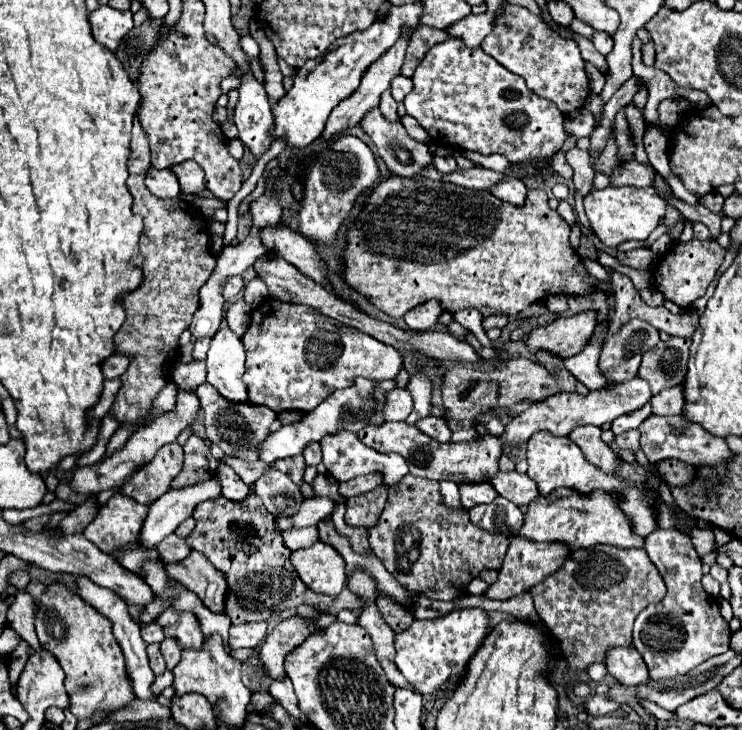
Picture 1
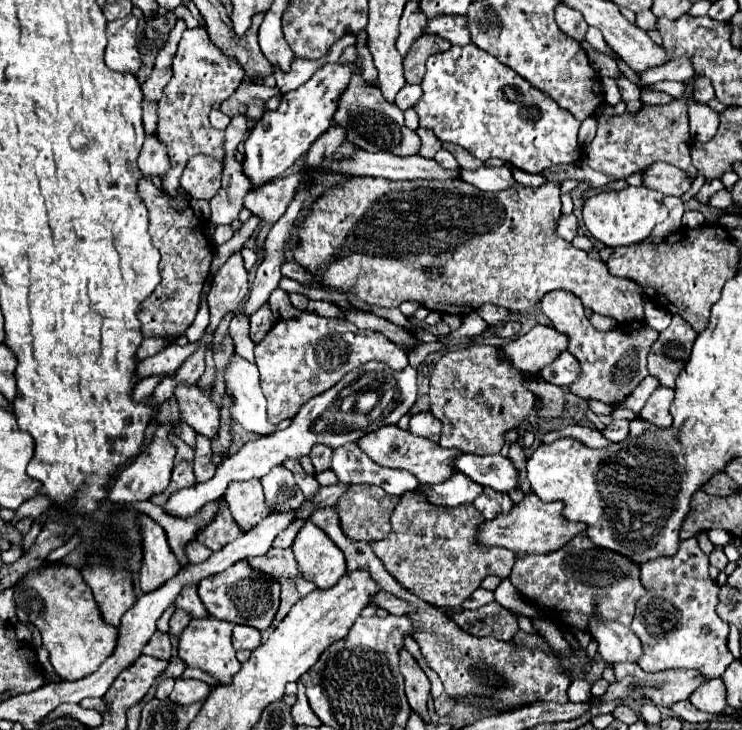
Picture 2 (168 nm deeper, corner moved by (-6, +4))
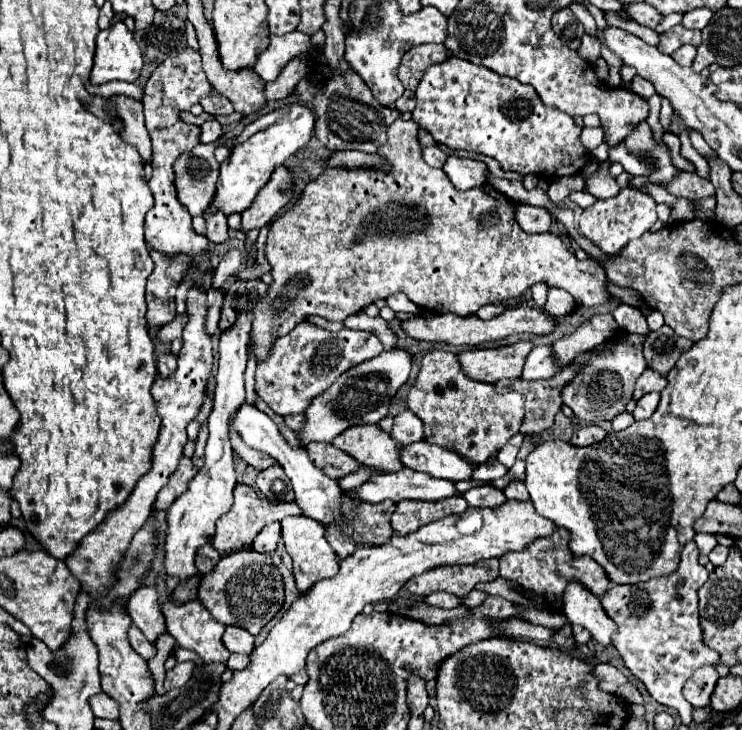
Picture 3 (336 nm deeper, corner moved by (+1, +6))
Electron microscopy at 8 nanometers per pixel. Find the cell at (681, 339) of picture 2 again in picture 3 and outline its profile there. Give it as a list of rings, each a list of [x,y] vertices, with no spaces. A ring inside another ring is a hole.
[[[662,326],[656,332],[650,332],[644,340],[644,358],[648,362],[648,366],[660,374],[668,374],[676,360],[680,358],[682,352],[690,350],[694,342],[680,338],[678,334],[674,334],[674,330],[670,326]]]

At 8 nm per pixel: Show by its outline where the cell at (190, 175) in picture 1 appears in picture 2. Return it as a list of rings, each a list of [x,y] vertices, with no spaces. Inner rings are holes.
[[[203,154],[193,156],[183,170],[181,186],[189,190],[193,198],[209,200],[221,188],[221,170],[223,170],[221,162]]]

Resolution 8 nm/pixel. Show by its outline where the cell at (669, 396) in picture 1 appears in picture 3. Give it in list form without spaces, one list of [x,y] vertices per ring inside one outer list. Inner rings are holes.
[[[650,392],[646,396],[642,396],[634,408],[634,418],[636,420],[644,420],[644,418],[650,418],[654,414],[654,410],[658,408],[658,402],[660,402],[660,394],[658,392]]]

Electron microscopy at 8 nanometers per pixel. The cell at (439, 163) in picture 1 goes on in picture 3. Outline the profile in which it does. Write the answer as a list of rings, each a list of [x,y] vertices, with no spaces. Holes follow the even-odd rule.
[[[428,146],[428,148],[422,148],[422,158],[424,158],[424,162],[428,166],[442,168],[444,166],[444,160],[446,160],[446,154],[438,146]]]

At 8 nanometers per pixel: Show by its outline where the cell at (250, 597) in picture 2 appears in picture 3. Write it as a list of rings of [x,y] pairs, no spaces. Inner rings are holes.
[[[240,550],[236,554],[220,558],[216,570],[202,578],[198,588],[200,602],[222,624],[234,624],[250,634],[258,634],[284,604],[284,582],[278,568],[268,554],[256,550]]]

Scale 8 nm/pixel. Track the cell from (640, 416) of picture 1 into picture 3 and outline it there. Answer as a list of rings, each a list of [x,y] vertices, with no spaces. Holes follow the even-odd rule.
[[[592,424],[592,426],[584,426],[584,428],[576,430],[572,434],[572,438],[570,438],[570,444],[584,448],[584,446],[592,446],[592,444],[600,442],[604,436],[606,436],[606,430],[602,430],[600,426]]]

